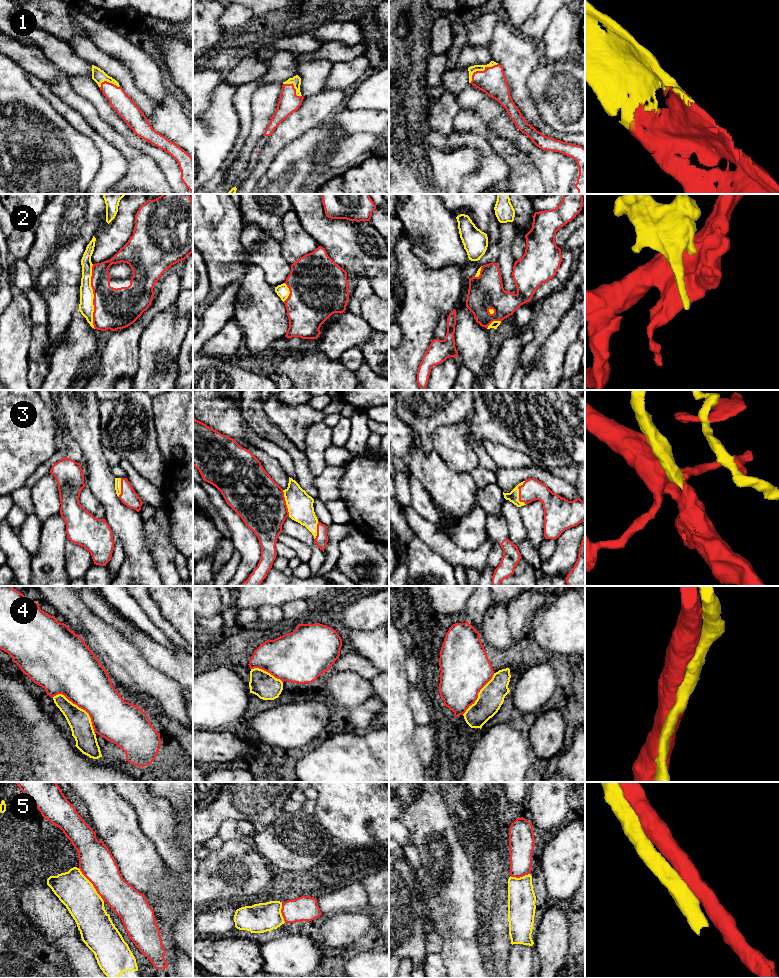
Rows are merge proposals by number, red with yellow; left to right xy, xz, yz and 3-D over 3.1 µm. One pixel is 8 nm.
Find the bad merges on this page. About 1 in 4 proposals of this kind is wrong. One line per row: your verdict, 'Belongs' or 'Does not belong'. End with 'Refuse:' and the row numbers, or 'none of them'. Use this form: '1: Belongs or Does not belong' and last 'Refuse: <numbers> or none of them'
1: Belongs
2: Belongs
3: Belongs
4: Does not belong
5: Does not belong
Refuse: 4, 5

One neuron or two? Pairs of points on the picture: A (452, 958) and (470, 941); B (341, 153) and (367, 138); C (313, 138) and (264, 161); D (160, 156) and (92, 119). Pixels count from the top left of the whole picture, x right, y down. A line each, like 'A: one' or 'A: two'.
A: one
B: one
C: two
D: two

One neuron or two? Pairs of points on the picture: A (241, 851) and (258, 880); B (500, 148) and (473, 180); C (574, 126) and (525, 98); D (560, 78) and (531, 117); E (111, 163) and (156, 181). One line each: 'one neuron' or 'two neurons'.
A: one neuron
B: two neurons
C: two neurons
D: two neurons
E: two neurons

